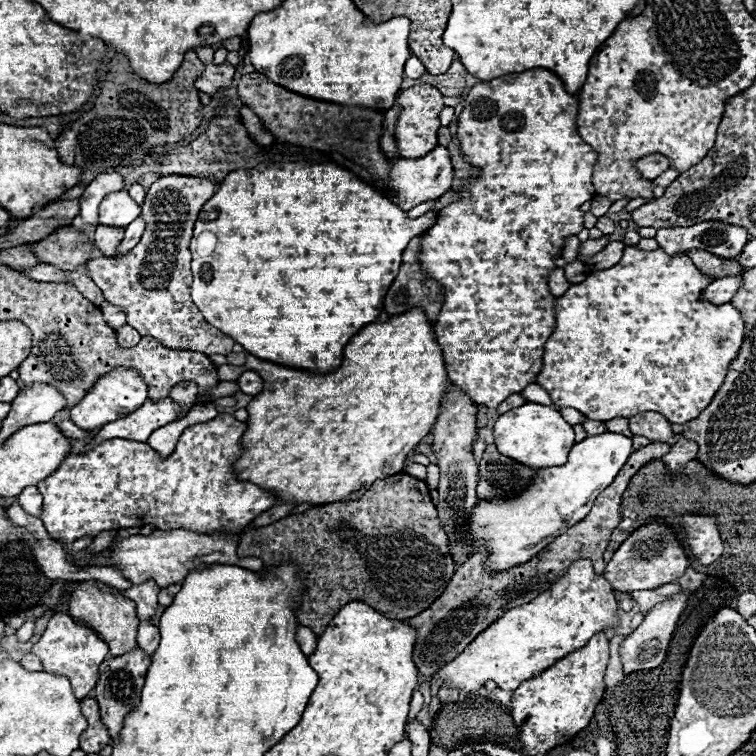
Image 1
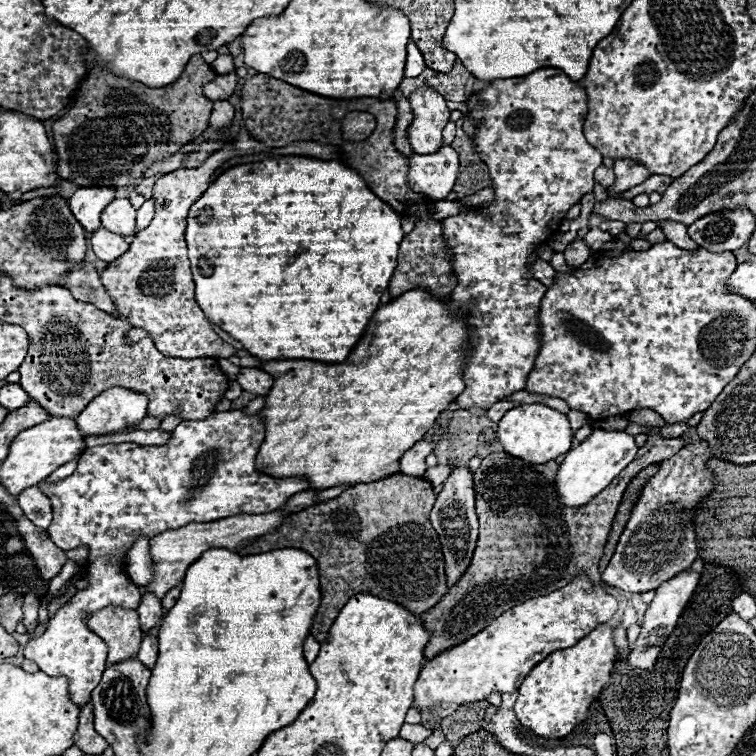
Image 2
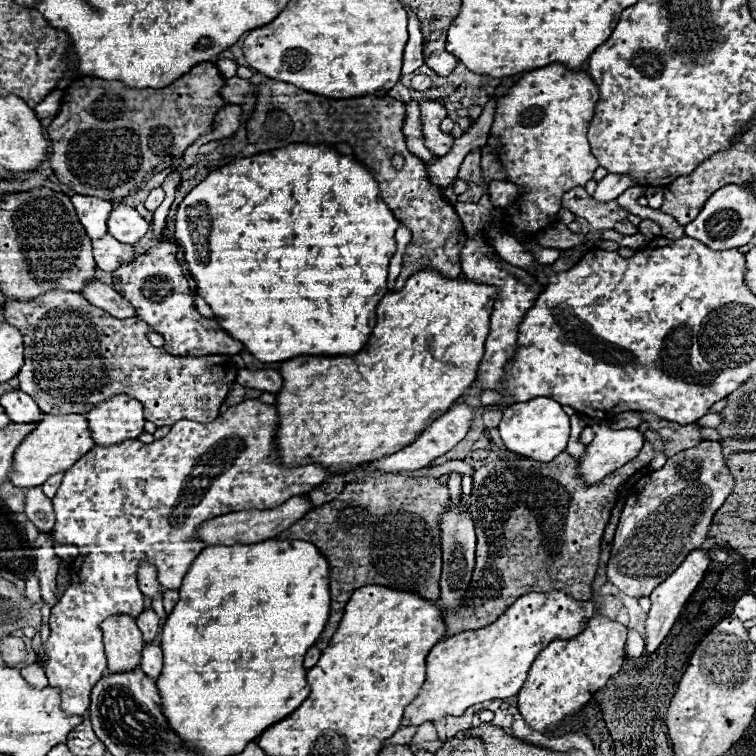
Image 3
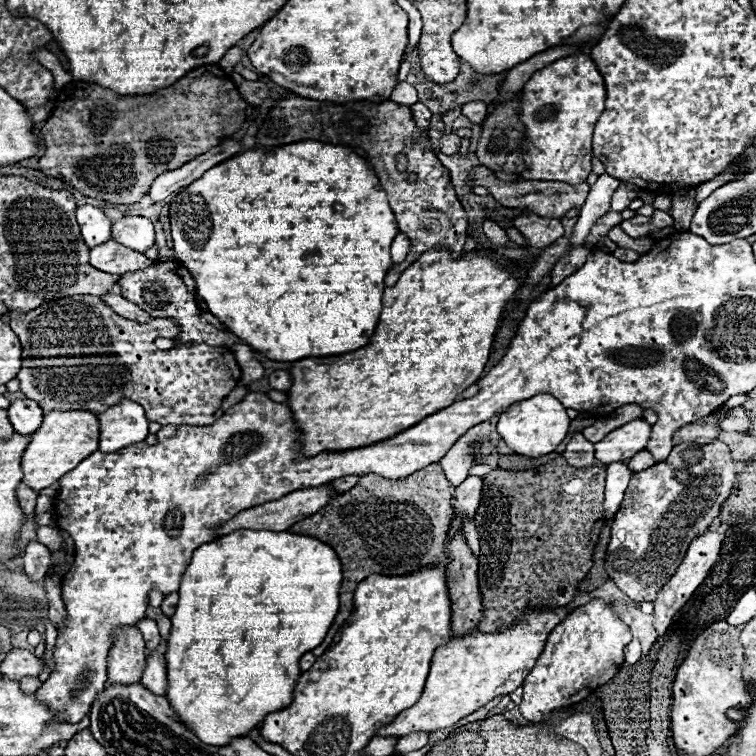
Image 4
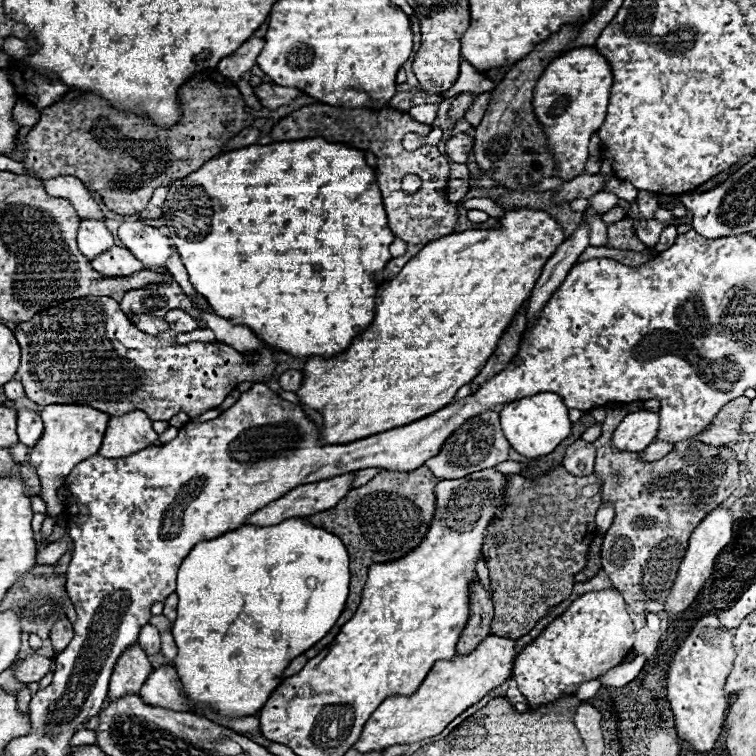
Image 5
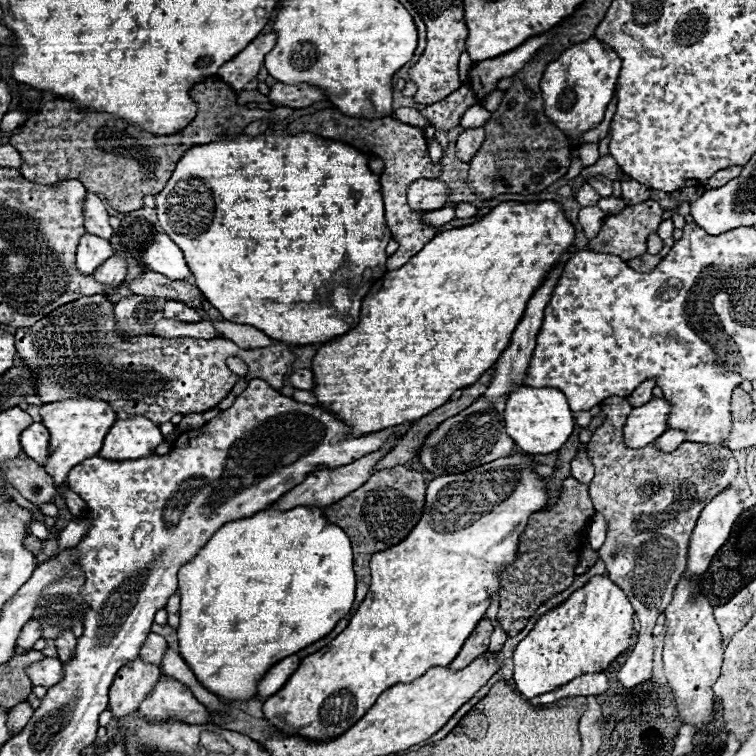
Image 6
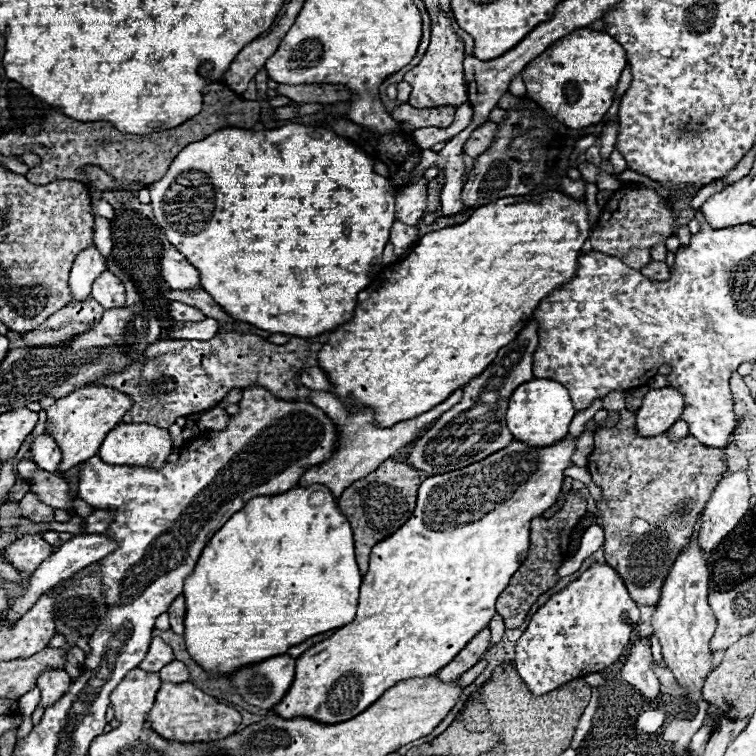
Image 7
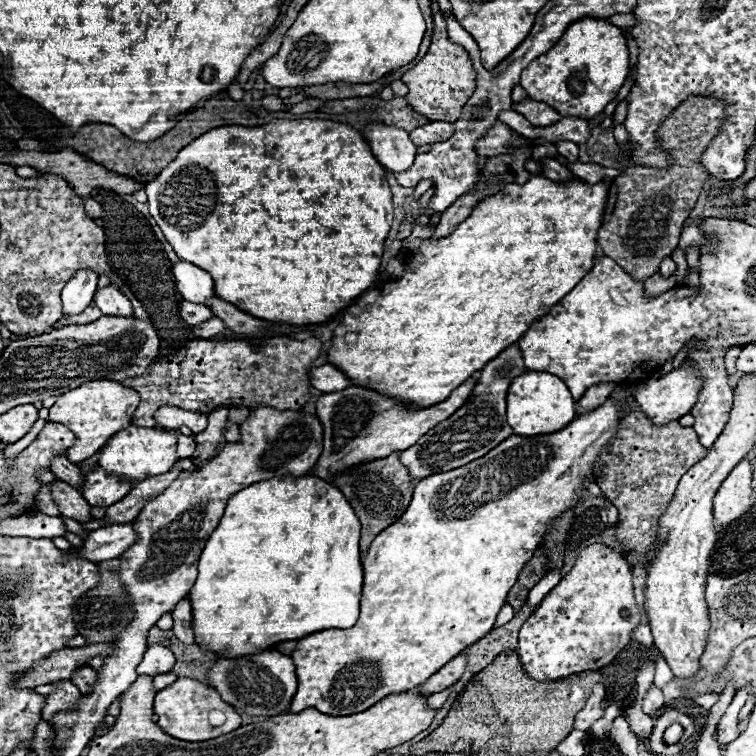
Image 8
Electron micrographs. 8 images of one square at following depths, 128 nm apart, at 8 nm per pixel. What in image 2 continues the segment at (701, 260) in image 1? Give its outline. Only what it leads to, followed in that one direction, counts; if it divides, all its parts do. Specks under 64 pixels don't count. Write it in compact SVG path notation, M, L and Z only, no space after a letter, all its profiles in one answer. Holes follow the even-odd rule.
M662 222L660 226L664 232L666 232L666 238L674 244L678 244L678 248L686 248L686 250L692 250L696 252L700 246L688 236L686 232L686 226L684 224L674 224L674 222Z

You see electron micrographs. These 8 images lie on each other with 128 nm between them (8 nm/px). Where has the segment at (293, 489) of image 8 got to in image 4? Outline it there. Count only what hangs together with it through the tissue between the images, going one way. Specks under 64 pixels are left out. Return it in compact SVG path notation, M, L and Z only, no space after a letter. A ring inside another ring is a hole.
M236 530L228 536L222 536L220 540L202 544L194 552L192 562L182 576L180 590L178 590L180 600L172 616L172 628L168 636L168 648L166 648L166 662L168 662L166 698L170 700L170 706L174 706L174 712L178 712L178 720L182 720L182 724L186 724L186 728L190 728L202 742L222 746L258 728L266 714L286 708L294 700L294 684L298 682L298 676L300 676L300 668L298 668L300 658L306 652L314 650L318 644L322 644L330 624L334 622L334 616L338 614L340 582L342 582L342 570L340 570L340 560L336 552L330 546L310 536L294 536L290 532L268 532L268 530Z

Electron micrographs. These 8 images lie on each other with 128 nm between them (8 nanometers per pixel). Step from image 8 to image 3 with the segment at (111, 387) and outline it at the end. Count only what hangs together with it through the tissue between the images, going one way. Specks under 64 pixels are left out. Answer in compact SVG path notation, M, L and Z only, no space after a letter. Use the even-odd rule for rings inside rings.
M48 414L36 428L26 436L22 444L18 444L14 454L14 468L10 472L10 482L18 488L34 488L42 486L52 474L68 470L74 460L82 458L94 446L88 434L88 422L84 414Z

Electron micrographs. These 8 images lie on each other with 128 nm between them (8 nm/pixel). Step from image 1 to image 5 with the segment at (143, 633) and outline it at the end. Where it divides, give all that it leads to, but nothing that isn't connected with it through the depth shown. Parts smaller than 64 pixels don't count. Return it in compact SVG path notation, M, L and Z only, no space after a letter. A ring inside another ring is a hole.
M162 664L154 668L146 680L146 684L140 690L142 700L152 706L170 708L170 710L190 710L190 704L180 694L180 680L176 674L176 668L170 664Z

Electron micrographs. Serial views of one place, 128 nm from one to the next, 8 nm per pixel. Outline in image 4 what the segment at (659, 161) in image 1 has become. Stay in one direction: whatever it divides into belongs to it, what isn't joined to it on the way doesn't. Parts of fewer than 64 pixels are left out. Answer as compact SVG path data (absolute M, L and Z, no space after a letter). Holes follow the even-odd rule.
M602 174L598 178L598 182L590 188L590 194L580 210L580 218L578 218L578 224L574 226L574 234L570 238L570 248L576 248L576 246L582 246L590 228L594 226L594 222L606 214L610 210L610 196L618 190L622 182L618 178L612 178L608 174Z

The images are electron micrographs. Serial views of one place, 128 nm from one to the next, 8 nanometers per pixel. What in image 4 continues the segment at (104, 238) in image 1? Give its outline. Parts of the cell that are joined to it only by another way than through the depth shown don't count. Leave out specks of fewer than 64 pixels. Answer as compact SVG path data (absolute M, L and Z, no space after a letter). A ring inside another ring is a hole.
M108 240L106 244L98 244L90 250L90 264L108 274L126 274L152 266L154 260L148 260L142 252L134 252L132 248Z

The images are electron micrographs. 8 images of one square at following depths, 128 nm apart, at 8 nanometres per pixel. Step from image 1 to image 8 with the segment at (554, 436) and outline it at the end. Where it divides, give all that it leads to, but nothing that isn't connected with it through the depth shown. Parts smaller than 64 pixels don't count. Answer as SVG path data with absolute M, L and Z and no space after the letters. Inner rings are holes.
M526 372L512 380L508 390L508 424L514 428L514 434L540 436L542 432L558 432L558 428L564 428L574 416L576 402L558 376L548 372Z

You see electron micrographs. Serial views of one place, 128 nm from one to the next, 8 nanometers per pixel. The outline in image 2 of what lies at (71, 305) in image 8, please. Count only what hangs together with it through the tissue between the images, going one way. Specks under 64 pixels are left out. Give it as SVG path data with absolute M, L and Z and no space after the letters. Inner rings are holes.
M90 186L90 188L78 188L68 200L68 204L76 220L84 226L84 230L94 232L100 228L102 210L112 200L114 200L114 188Z

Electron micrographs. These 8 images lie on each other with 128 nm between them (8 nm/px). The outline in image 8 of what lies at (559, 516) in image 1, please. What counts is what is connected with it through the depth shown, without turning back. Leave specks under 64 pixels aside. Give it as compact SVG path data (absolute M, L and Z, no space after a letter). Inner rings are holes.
M682 364L680 368L668 372L666 376L658 378L658 380L642 382L636 388L634 398L640 404L640 410L652 420L652 424L662 426L662 424L670 424L670 422L674 422L674 420L678 420L678 418L682 418L684 414L690 412L690 408L696 404L700 386L702 386L702 380L698 378L698 372L692 366Z

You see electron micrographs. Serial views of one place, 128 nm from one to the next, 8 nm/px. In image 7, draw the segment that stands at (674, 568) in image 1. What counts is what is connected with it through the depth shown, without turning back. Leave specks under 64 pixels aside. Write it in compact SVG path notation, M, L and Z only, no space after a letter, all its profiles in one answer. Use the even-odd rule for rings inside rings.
M610 392L602 404L606 410L616 410L620 414L616 426L602 428L602 432L594 434L594 452L590 454L586 466L592 482L602 490L602 500L596 504L602 514L602 528L606 534L604 558L606 564L618 572L638 606L656 606L660 602L662 582L666 582L666 576L678 554L688 546L690 536L694 534L694 524L702 514L710 492L718 486L724 472L728 470L726 454L722 448L702 446L698 440L694 440L694 436L686 436L680 442L670 442L666 434L654 438L636 436L634 414L624 410L622 392ZM638 638L638 642L634 642L632 652L620 674L626 682L638 688L646 700L658 698L660 684L652 670L652 652L650 652L650 644L646 638Z

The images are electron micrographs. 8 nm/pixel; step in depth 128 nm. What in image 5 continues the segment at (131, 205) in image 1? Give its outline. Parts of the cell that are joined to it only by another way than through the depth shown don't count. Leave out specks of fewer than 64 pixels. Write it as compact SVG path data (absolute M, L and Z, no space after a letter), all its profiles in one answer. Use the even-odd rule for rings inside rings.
M140 220L122 222L118 228L118 238L144 264L166 264L172 252L170 238L164 236L160 228L148 226Z

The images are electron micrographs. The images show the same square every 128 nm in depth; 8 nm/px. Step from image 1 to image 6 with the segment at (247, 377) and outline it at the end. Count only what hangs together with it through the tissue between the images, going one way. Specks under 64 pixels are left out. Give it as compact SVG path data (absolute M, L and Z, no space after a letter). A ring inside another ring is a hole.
M300 368L290 374L290 384L298 390L312 390L312 370Z

